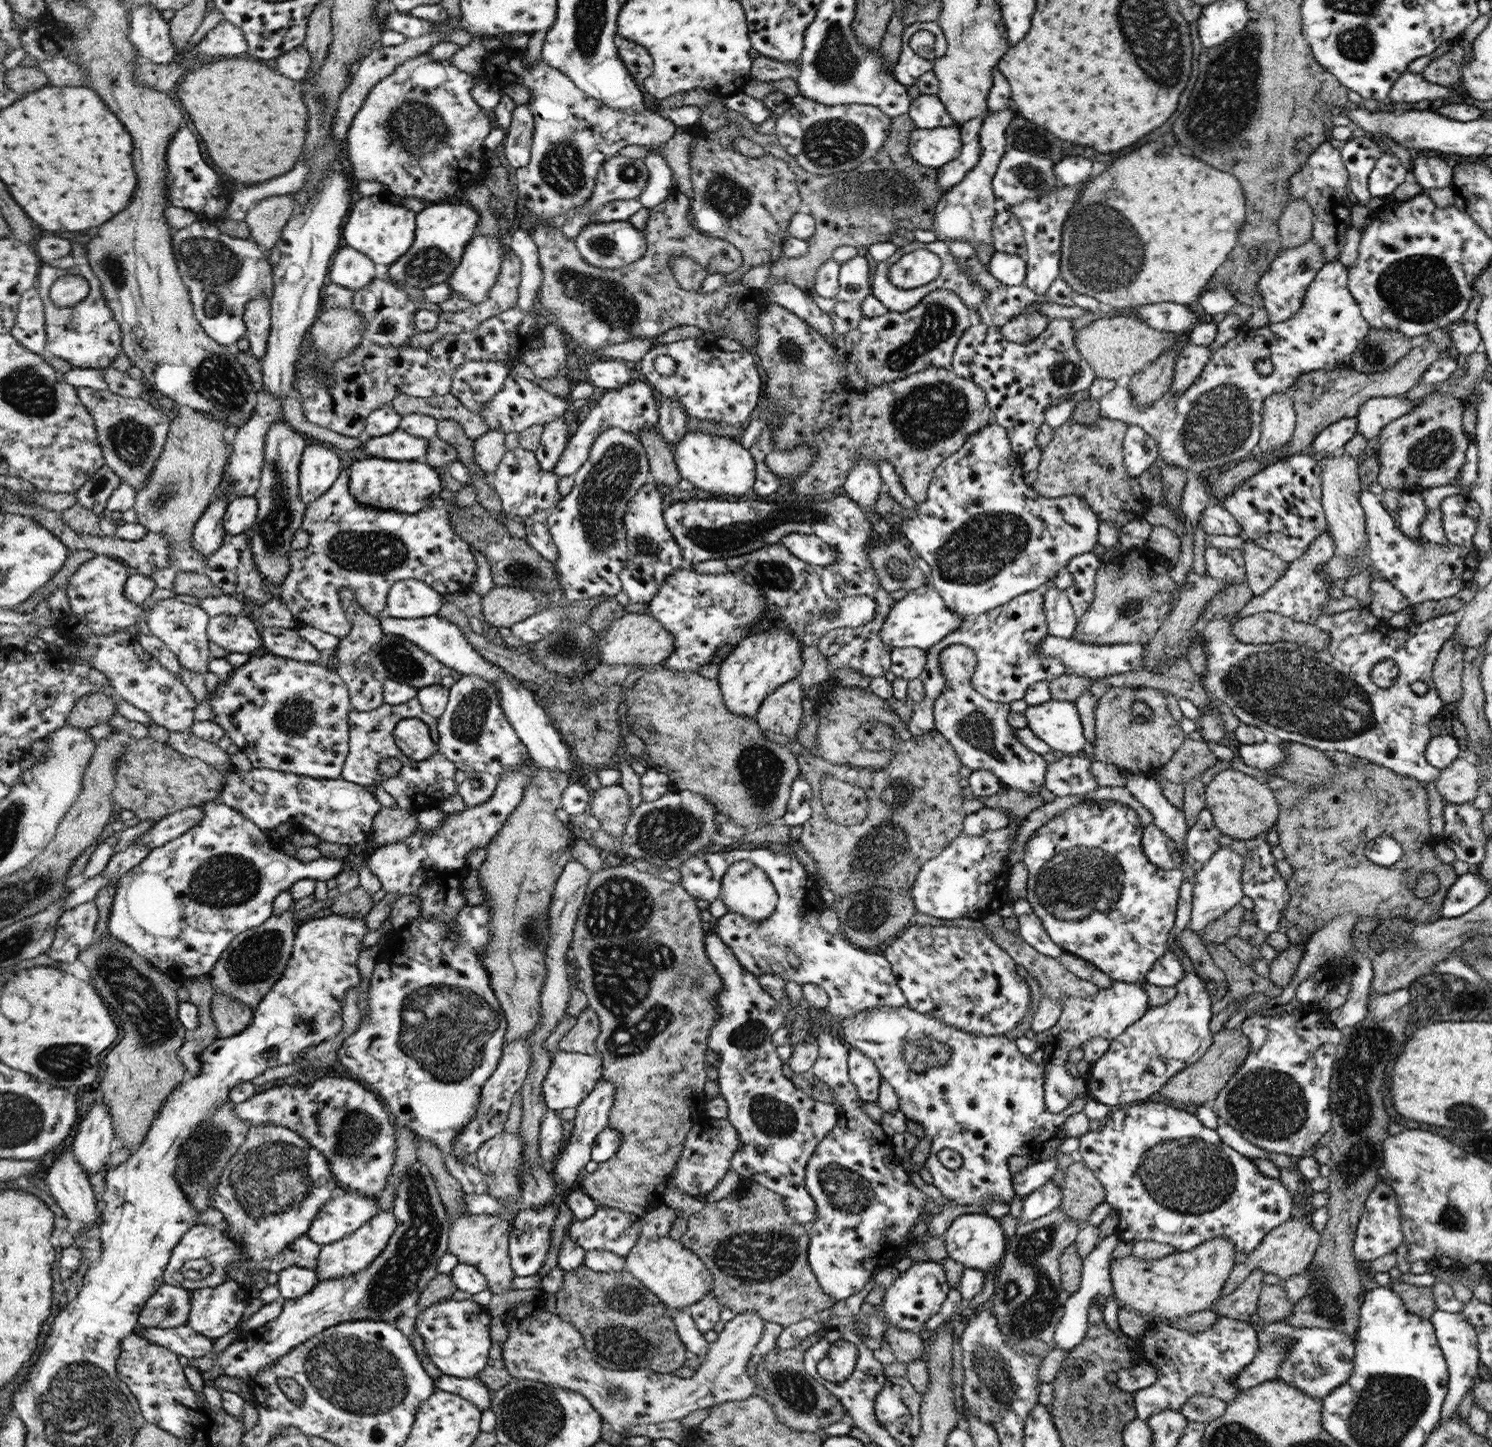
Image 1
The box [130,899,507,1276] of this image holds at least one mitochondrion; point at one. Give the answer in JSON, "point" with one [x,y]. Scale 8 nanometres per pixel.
{"point":[446,1030]}

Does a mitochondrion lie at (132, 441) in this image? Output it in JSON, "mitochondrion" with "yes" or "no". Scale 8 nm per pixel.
{"mitochondrion":"yes"}

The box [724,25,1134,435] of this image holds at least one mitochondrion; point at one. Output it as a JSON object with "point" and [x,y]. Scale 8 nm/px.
{"point":[830,144]}

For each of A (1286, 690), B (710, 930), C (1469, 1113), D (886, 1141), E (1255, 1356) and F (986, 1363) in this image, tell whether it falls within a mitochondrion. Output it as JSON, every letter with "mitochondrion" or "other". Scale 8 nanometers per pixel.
{"A":"mitochondrion","B":"other","C":"mitochondrion","D":"other","E":"other","F":"mitochondrion"}

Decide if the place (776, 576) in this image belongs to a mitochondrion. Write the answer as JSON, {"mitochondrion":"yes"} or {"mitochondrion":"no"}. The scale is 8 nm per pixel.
{"mitochondrion":"yes"}

